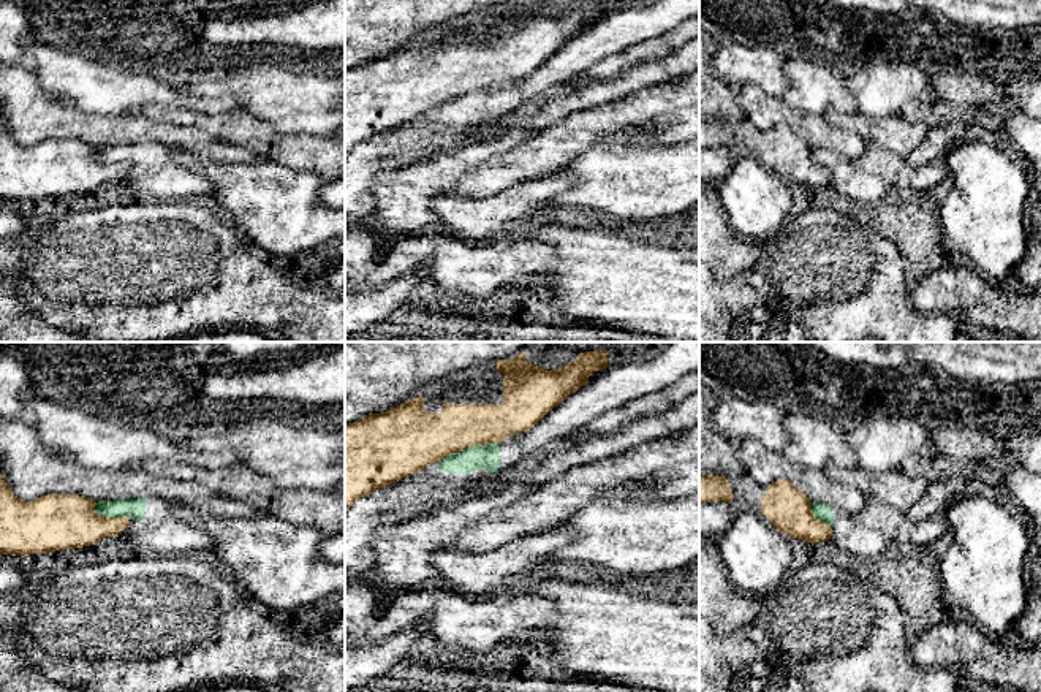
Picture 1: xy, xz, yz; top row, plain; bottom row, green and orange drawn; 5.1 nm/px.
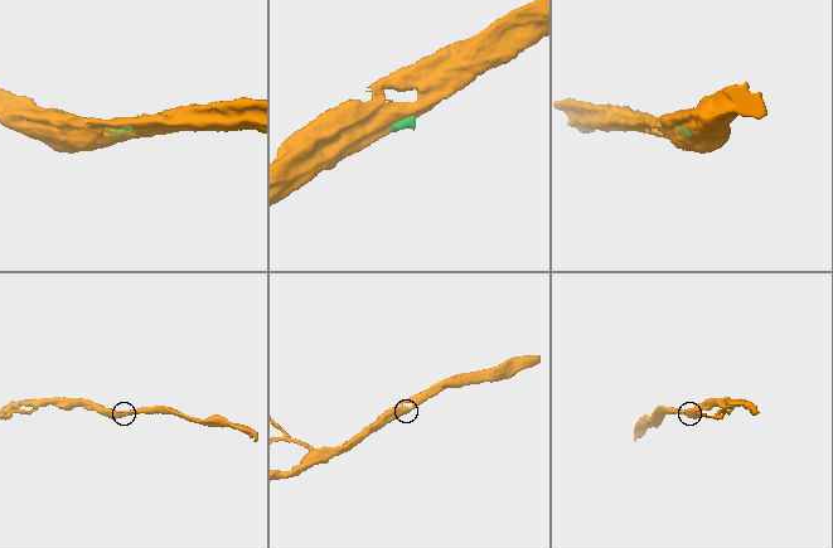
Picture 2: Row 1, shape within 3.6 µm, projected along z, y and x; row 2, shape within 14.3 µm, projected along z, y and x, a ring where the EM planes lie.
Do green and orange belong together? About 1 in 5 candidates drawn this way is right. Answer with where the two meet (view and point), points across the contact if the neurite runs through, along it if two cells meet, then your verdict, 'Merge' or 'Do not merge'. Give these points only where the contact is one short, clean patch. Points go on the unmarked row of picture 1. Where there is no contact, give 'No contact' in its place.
Touches green at xz (470, 92). Boundary: xz (499, 87), (470, 91), (450, 98), (440, 106). Do not merge

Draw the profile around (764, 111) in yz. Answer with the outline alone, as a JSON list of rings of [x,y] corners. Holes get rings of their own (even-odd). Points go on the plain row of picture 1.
[[[756,84],[742,86],[737,103],[739,114],[759,130],[789,125],[812,149],[823,147],[850,162],[856,162],[865,150],[867,143],[859,135],[829,124],[823,114],[807,114],[791,108]]]

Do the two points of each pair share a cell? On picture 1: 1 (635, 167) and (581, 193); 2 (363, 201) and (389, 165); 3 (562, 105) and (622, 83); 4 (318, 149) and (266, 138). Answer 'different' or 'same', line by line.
1: same
2: different
3: same
4: same

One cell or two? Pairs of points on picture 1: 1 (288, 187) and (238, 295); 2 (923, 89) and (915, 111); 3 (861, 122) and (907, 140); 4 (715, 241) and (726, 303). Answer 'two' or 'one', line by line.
1: two
2: two
3: one
4: one

